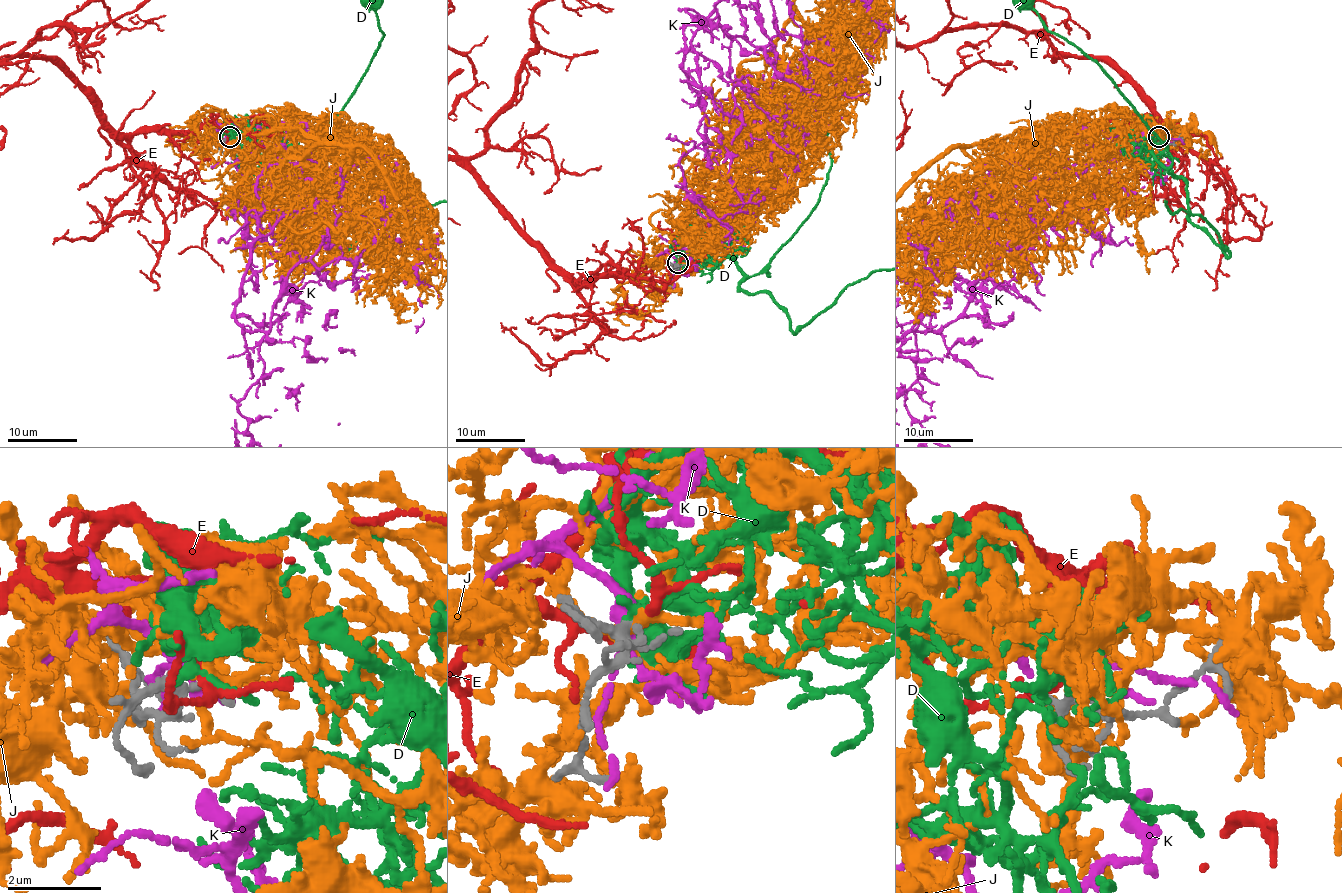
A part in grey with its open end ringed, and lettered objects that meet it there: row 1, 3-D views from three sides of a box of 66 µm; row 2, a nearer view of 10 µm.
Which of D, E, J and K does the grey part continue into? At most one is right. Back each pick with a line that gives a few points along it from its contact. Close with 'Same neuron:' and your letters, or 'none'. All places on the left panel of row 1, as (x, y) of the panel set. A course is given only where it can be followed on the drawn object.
D: course (228, 136), (270, 143), (301, 174), (315, 173), (320, 166), (320, 138), (353, 94), (382, 39)
Same neuron: D

